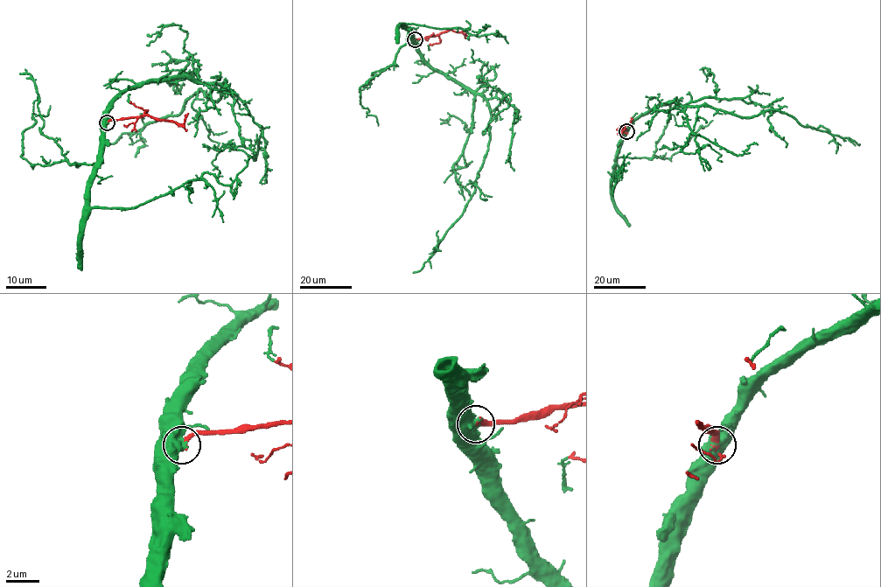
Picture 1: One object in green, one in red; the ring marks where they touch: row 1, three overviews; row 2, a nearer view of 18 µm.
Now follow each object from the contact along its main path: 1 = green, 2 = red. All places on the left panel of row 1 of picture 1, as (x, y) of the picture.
1: (107, 122), (107, 109), (146, 82), (225, 83), (216, 101), (200, 89), (178, 115), (103, 143)
2: (107, 122), (145, 115), (180, 124), (185, 115)

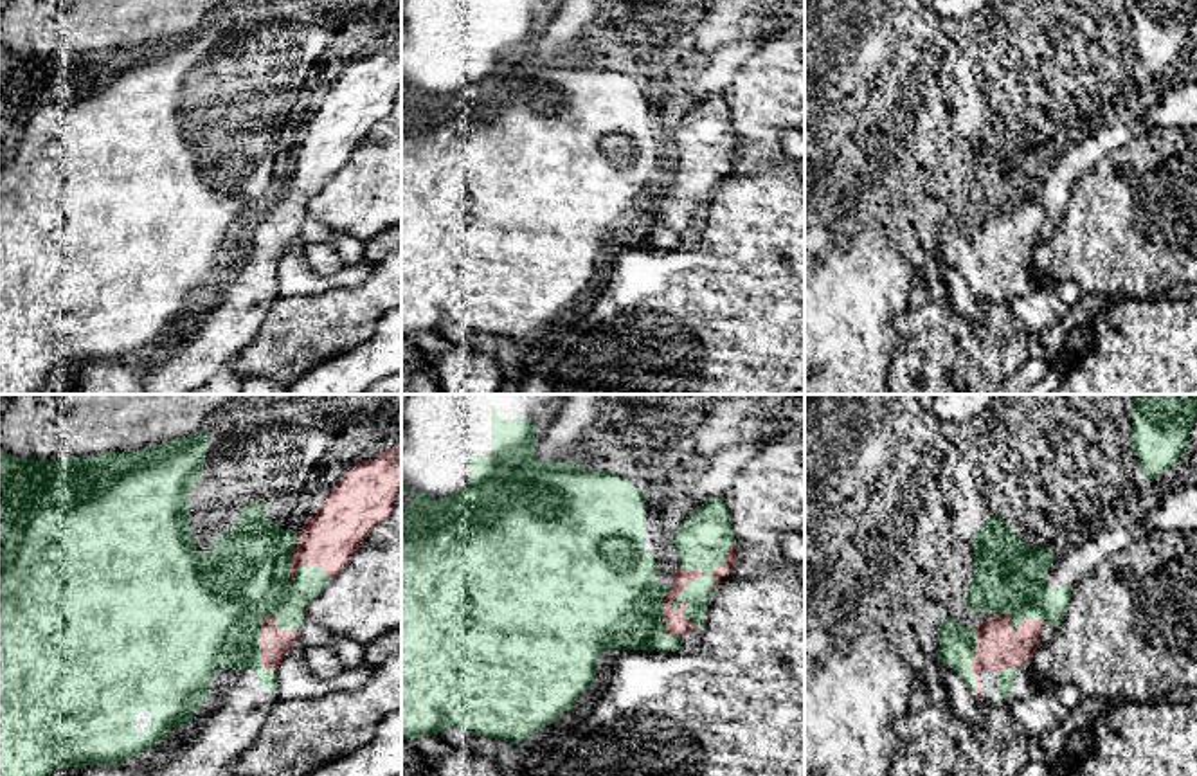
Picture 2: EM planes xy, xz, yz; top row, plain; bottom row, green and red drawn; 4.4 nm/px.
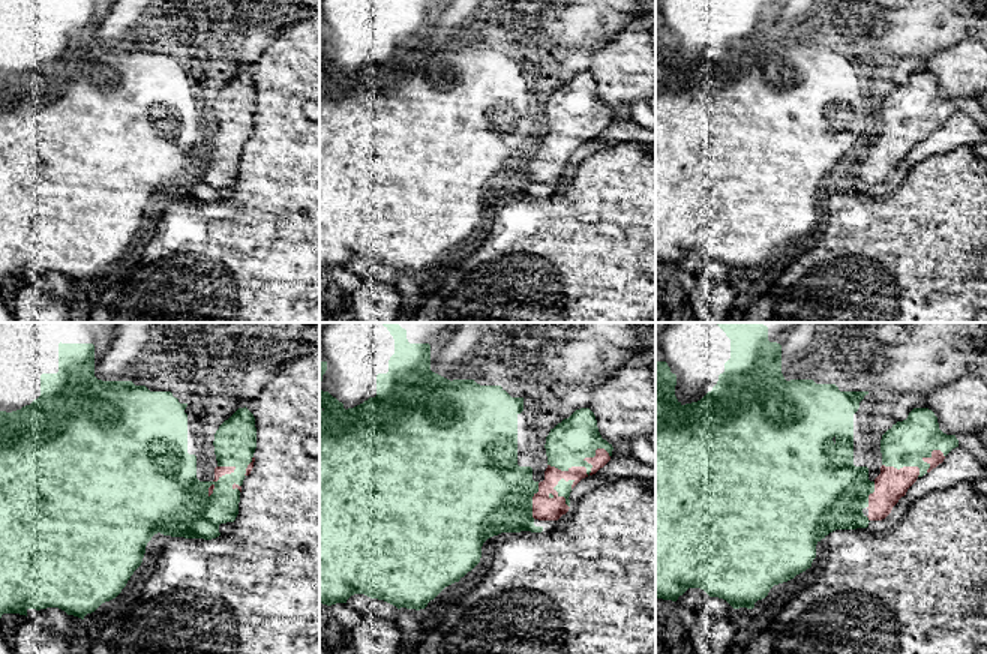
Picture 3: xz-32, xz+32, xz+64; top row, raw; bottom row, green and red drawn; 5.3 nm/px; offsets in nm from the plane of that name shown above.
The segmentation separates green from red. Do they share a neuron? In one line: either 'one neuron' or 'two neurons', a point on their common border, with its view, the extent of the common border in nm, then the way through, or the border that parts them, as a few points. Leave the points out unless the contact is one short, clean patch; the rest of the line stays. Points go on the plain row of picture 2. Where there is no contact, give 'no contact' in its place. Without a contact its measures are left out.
two neurons; meets green in xz at (684, 186); contact 280 nm long

